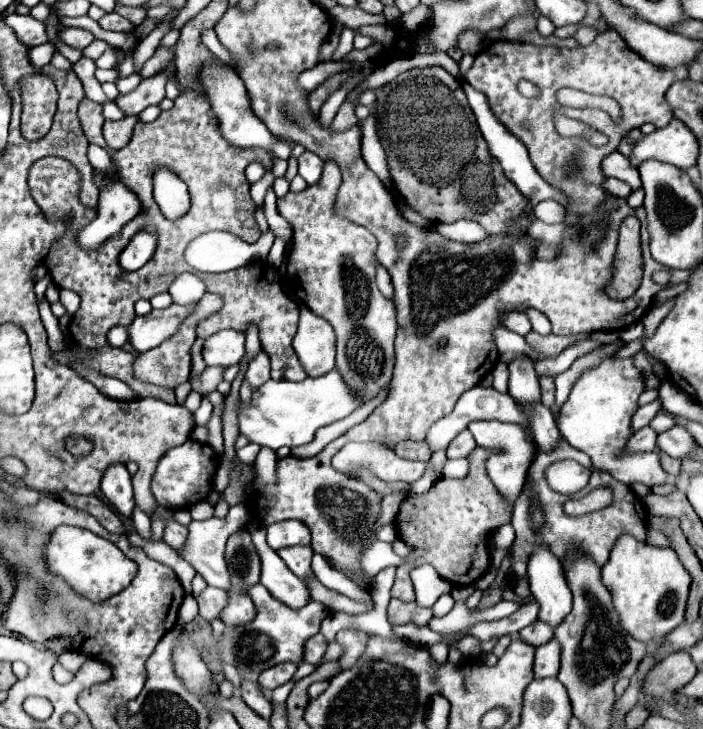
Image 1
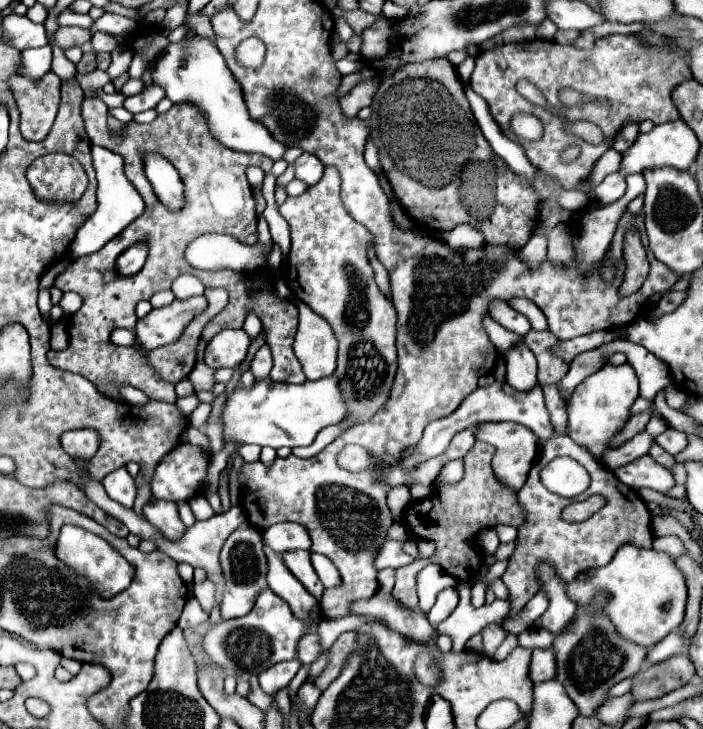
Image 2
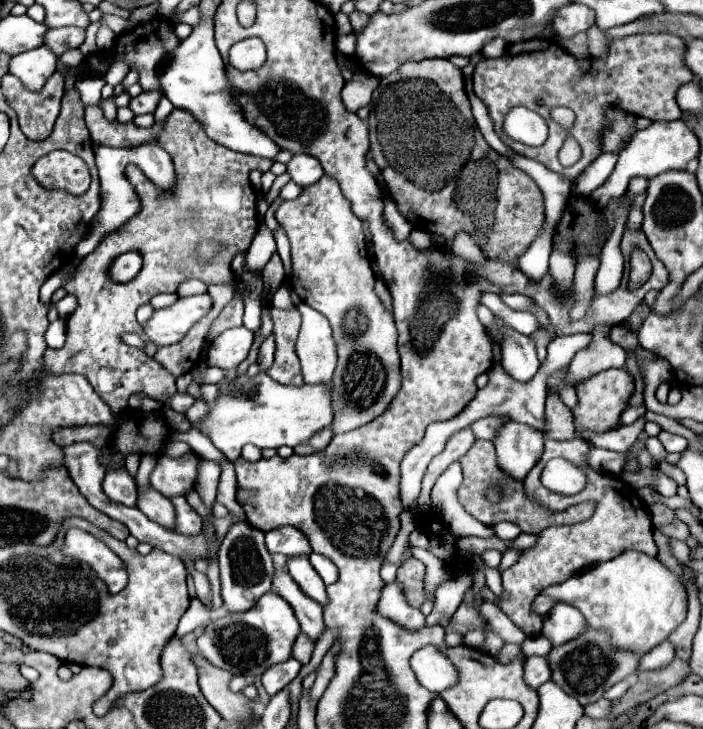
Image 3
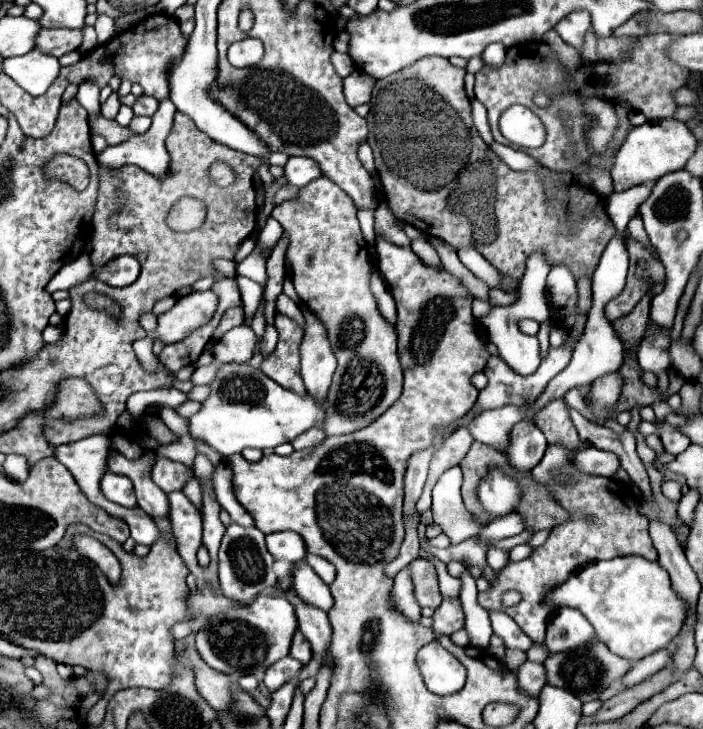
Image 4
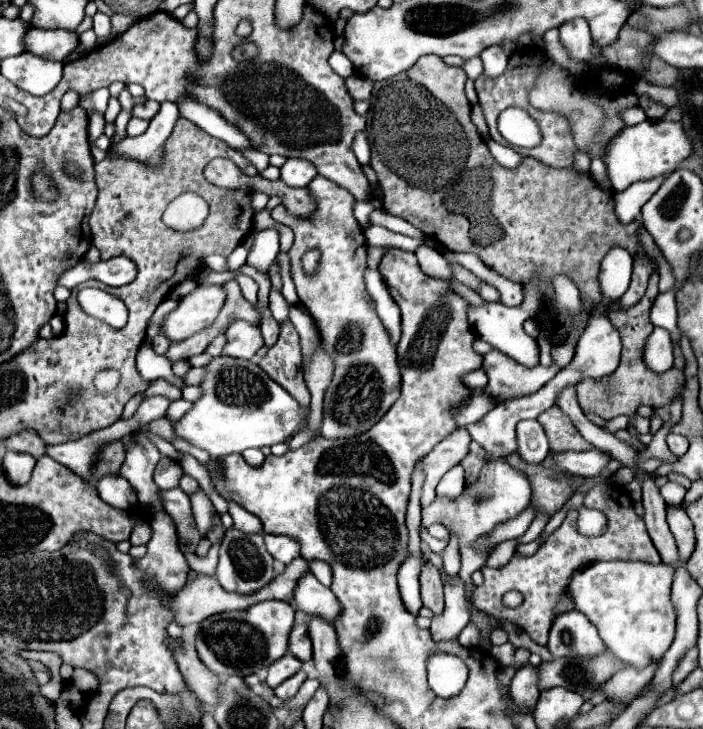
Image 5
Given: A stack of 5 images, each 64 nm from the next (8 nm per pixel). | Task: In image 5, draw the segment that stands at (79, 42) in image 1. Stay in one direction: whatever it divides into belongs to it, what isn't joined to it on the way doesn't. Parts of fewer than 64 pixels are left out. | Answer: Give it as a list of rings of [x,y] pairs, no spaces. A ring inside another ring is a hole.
[[[30,28],[26,36],[28,52],[42,58],[50,58],[50,60],[62,62],[76,46],[78,46],[78,34],[70,30]]]

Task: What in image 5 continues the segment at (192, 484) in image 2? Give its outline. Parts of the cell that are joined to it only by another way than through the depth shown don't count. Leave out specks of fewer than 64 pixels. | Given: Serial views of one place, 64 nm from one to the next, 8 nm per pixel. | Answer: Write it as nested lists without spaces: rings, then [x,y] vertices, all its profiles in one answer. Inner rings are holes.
[[[160,458],[156,470],[154,470],[154,482],[160,490],[172,490],[180,484],[180,478],[184,476],[184,470],[178,462],[170,458]]]

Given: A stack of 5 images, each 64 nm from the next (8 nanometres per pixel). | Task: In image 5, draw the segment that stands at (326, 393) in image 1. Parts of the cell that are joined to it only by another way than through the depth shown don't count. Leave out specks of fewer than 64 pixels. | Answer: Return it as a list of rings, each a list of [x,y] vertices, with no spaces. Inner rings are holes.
[[[226,356],[214,358],[206,366],[202,390],[202,398],[196,400],[194,408],[174,424],[174,432],[178,438],[202,448],[212,457],[288,442],[298,426],[306,424],[310,416],[310,408],[300,406],[252,360],[236,360]]]

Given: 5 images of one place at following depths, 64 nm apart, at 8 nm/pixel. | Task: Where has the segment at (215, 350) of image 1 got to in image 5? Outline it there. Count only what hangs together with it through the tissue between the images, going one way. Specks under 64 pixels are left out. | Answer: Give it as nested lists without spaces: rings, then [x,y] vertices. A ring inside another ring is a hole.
[[[238,320],[226,330],[226,346],[224,346],[222,354],[230,356],[230,358],[250,360],[258,352],[260,346],[262,346],[260,328]]]

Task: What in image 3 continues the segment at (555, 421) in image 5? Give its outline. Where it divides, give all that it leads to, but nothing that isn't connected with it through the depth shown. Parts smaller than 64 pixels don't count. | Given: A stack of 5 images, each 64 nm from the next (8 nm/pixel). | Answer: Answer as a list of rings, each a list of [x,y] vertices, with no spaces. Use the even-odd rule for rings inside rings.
[[[549,392],[545,403],[546,436],[556,440],[570,440],[574,438],[574,421],[571,409],[567,407],[557,392]]]

